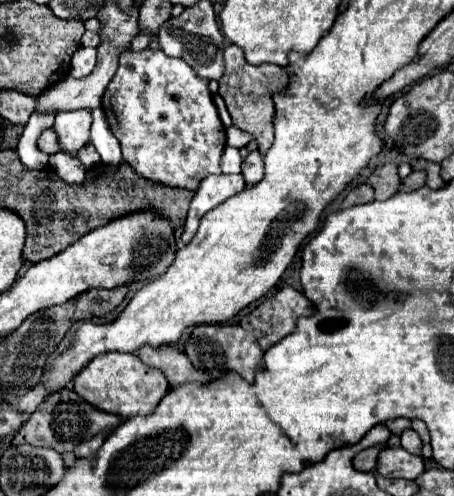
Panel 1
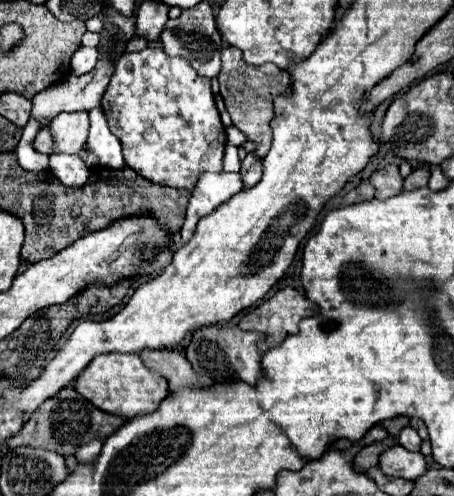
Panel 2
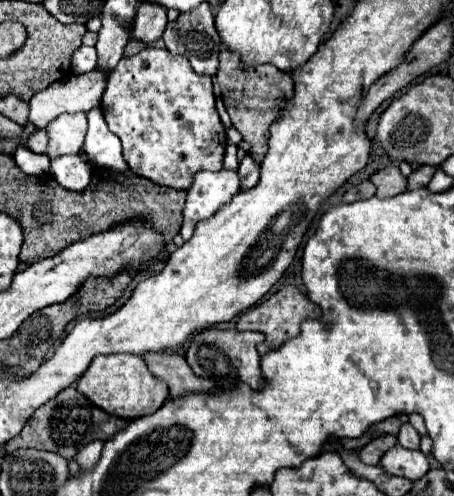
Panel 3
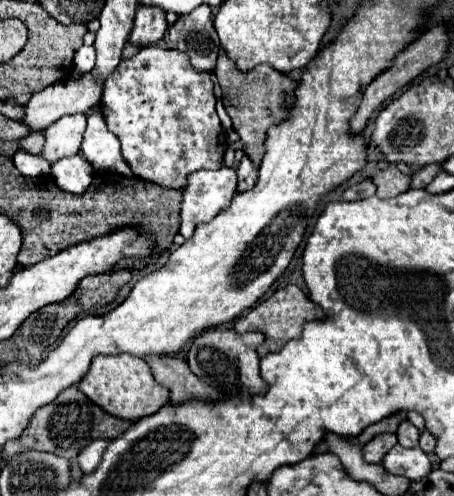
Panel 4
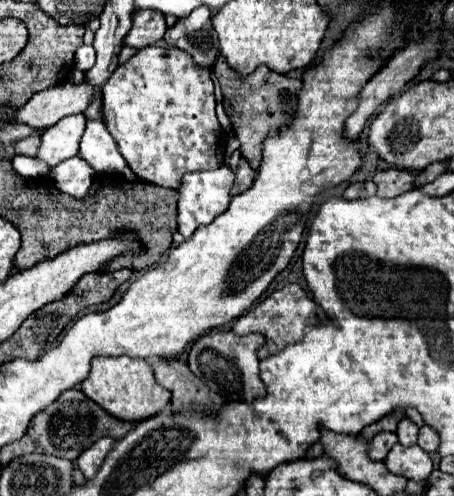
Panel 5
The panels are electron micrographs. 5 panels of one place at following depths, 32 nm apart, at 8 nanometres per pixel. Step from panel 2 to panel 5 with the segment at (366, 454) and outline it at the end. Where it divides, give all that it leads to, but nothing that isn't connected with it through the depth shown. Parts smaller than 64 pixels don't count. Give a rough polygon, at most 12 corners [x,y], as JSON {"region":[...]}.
{"region":[[380,432],[368,444],[370,460],[384,460],[398,442],[394,432]]}

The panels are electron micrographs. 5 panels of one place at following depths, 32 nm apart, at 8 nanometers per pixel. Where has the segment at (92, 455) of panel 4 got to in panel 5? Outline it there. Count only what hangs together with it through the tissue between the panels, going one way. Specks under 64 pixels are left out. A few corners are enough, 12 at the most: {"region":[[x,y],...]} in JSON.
{"region":[[96,440],[78,456],[78,468],[92,478],[114,440]]}

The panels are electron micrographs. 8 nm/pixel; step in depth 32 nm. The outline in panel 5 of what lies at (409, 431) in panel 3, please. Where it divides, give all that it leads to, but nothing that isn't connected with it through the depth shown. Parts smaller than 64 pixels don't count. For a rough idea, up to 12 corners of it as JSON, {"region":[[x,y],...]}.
{"region":[[402,418],[396,434],[402,446],[414,446],[418,426]]}

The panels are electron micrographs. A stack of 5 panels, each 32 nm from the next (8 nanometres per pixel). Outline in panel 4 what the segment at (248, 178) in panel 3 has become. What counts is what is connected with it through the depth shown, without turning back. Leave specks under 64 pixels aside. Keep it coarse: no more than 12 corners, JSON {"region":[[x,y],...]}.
{"region":[[248,156],[238,172],[238,192],[250,190],[258,180],[258,168]]}

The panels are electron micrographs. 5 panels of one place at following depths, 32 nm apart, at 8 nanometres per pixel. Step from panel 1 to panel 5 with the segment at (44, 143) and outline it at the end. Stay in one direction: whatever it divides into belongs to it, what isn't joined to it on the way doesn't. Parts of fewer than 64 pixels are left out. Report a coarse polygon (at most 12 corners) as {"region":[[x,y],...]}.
{"region":[[40,134],[16,142],[16,154],[36,156]]}

